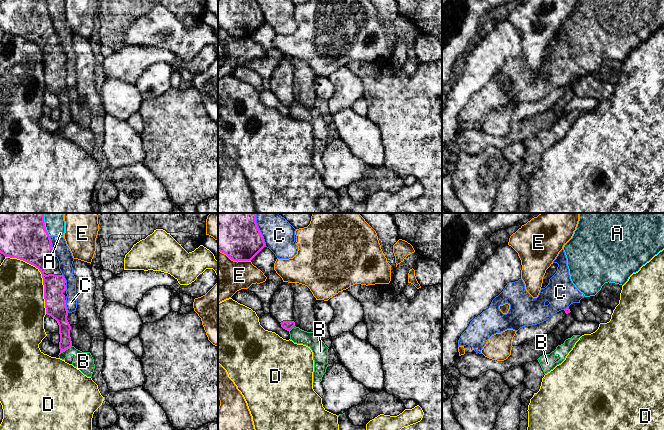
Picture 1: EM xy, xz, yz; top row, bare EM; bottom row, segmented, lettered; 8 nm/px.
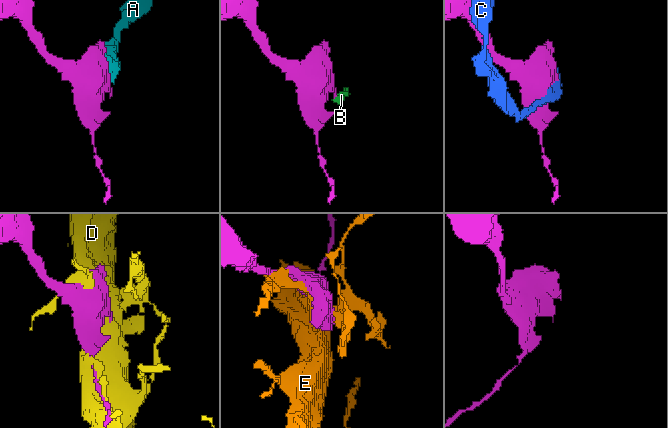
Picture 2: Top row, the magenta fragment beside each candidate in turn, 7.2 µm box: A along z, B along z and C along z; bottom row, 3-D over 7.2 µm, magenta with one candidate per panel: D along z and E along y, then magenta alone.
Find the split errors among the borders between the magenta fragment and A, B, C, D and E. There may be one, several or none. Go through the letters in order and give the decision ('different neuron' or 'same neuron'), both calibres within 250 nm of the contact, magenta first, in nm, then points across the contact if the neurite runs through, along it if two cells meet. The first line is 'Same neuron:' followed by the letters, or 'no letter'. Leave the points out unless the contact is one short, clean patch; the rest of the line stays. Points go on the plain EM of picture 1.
Same neuron: no letter
A: different neuron | 300/100 nm
B: different neuron | 100/150 nm | along xy (71, 121), (60, 129)
C: different neuron | 300/240 nm
D: different neuron | 280/360 nm
E: different neuron | 300/360 nm

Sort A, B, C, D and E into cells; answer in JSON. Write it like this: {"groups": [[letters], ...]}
{"groups": [["A", "C"], ["B"], ["D"], ["E"]]}

